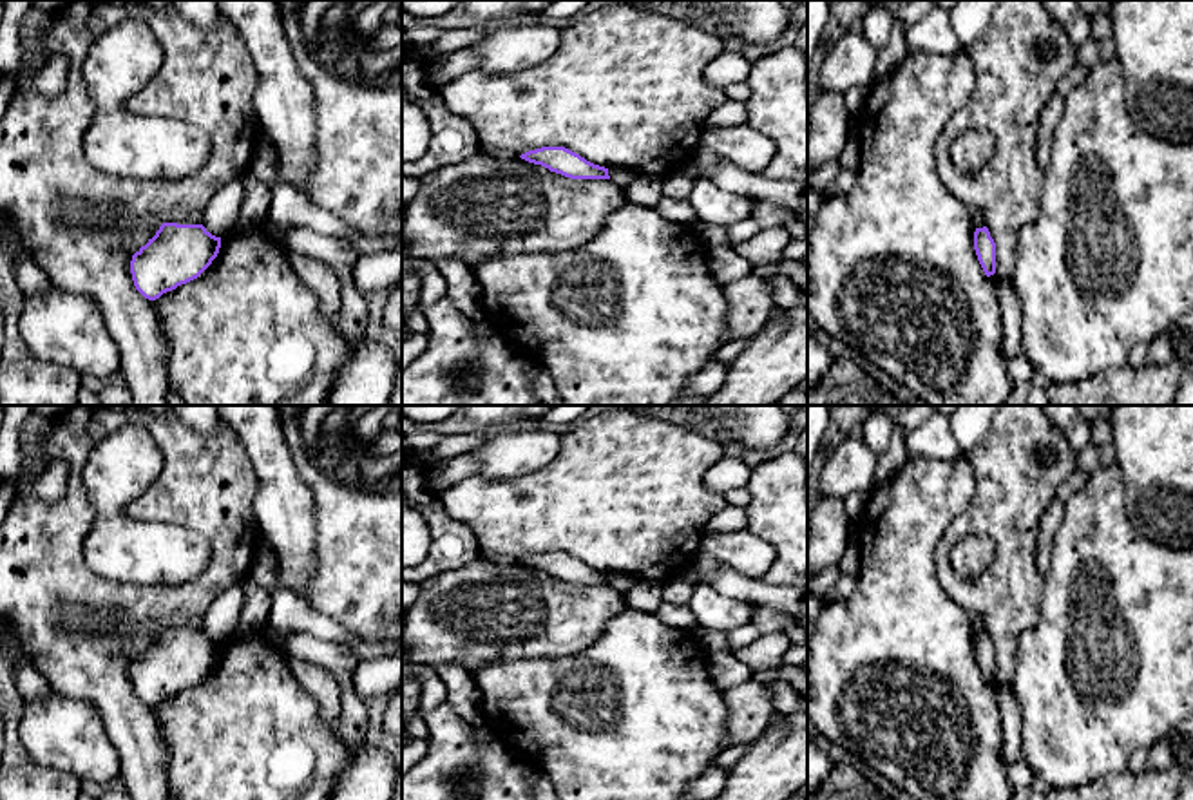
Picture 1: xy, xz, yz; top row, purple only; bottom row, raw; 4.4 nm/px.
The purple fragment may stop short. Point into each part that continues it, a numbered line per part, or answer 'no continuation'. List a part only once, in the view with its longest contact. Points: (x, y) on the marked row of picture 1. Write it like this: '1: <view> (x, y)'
no continuation

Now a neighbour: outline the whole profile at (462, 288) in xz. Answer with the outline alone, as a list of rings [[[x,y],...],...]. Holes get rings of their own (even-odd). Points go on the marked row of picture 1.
[[[458,259],[434,261],[436,270],[447,282],[447,297],[453,304],[474,322],[487,319],[482,288],[469,264]]]

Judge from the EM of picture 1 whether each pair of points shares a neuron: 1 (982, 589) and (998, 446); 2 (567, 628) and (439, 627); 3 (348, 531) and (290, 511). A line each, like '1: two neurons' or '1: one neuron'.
1: one neuron
2: one neuron
3: two neurons

